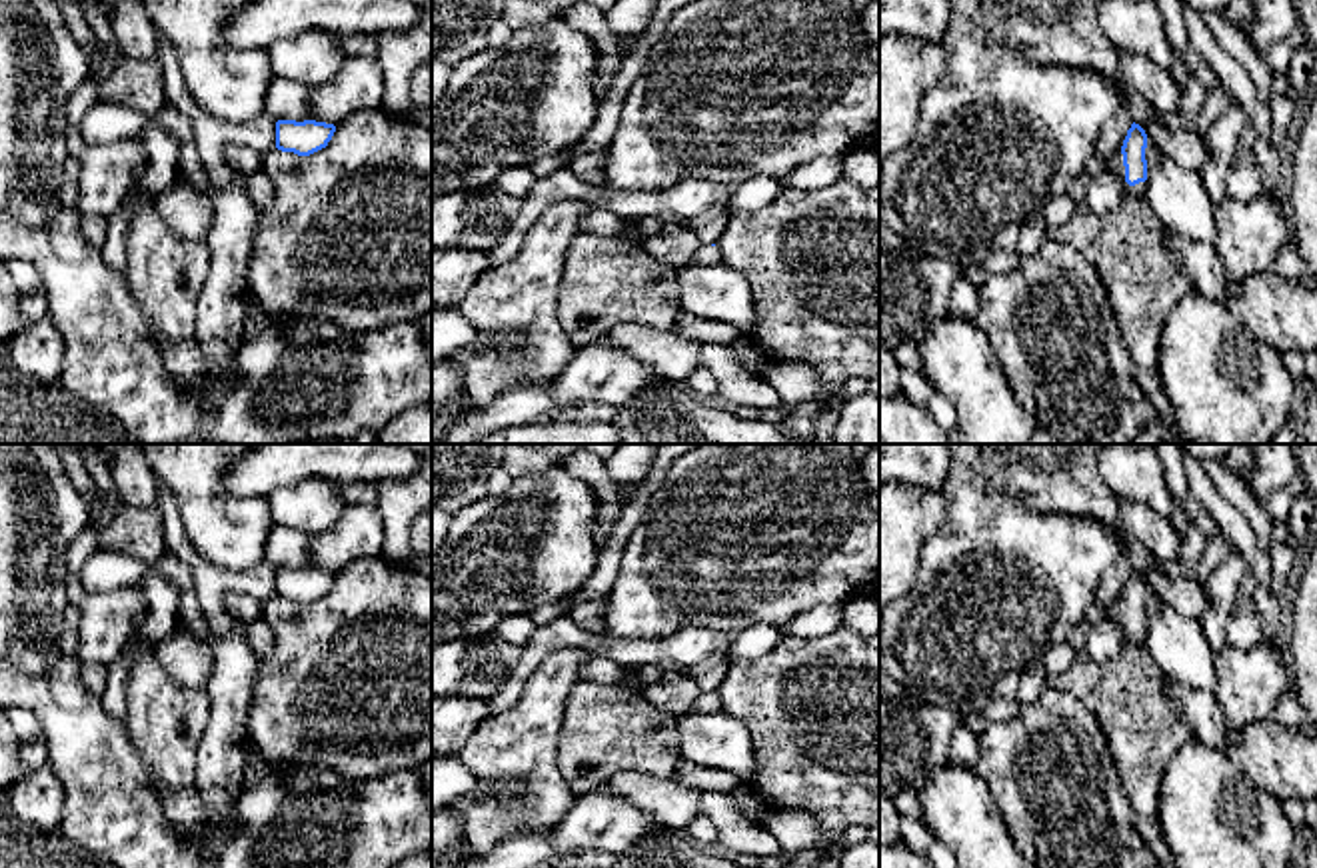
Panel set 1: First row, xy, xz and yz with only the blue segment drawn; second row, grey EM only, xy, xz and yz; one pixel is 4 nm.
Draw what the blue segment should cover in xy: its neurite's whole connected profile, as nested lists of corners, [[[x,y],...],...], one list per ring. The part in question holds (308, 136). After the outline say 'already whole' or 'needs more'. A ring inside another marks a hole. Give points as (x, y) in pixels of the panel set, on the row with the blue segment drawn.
[[[278,120],[276,122],[276,148],[282,152],[294,152],[298,156],[310,156],[328,146],[336,132],[334,124],[316,120]]]; already whole

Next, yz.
[[[1133,122],[1123,140],[1121,154],[1125,166],[1125,182],[1129,184],[1129,190],[1137,198],[1143,198],[1145,194],[1145,180],[1147,180],[1145,148],[1147,148],[1147,134],[1139,124]]]; needs more

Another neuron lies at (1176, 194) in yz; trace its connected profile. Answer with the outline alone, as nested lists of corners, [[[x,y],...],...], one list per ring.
[[[1149,138],[1145,160],[1143,200],[1161,224],[1185,240],[1215,244],[1215,206],[1205,192],[1201,174],[1177,166]]]

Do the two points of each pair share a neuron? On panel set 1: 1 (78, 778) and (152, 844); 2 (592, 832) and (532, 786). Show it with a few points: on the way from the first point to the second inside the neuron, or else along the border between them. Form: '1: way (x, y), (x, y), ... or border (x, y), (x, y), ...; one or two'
1: way (96, 794), (134, 832); one
2: border (576, 796), (554, 830); two

